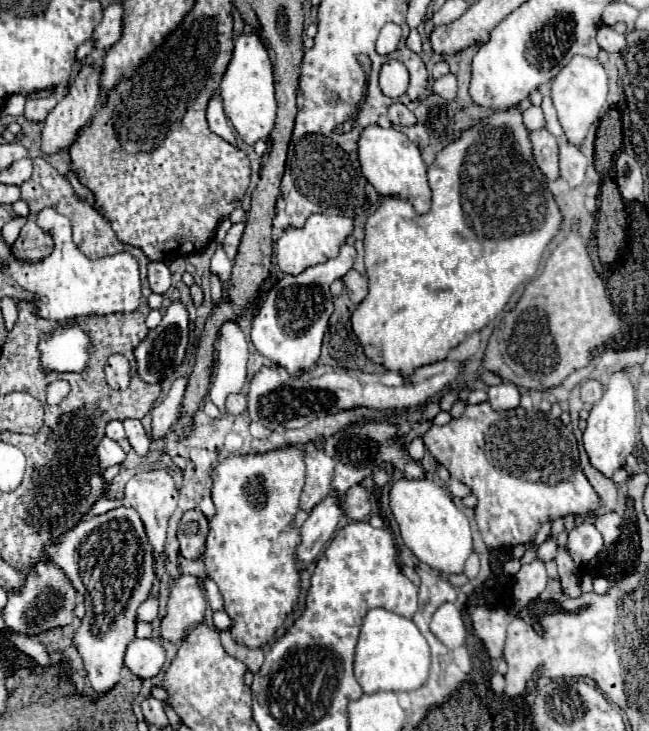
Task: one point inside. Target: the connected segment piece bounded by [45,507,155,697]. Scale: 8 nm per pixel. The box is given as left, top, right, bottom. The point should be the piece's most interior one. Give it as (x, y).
(107, 557)

